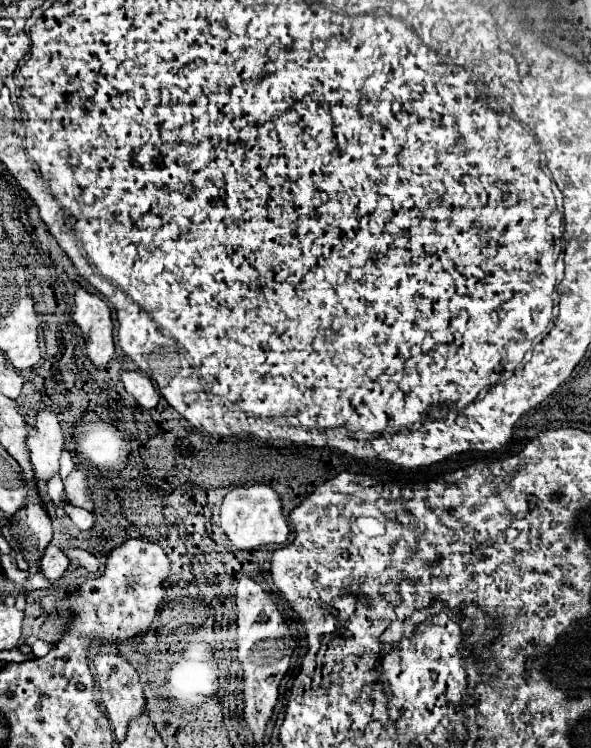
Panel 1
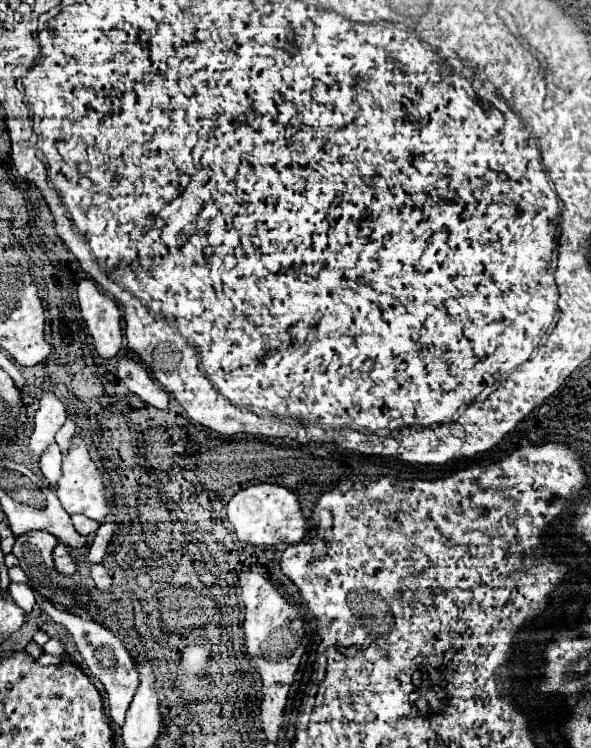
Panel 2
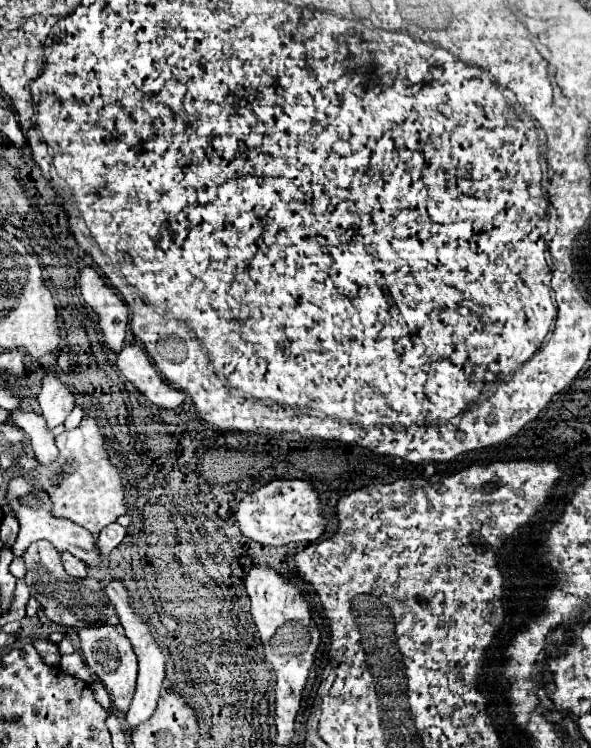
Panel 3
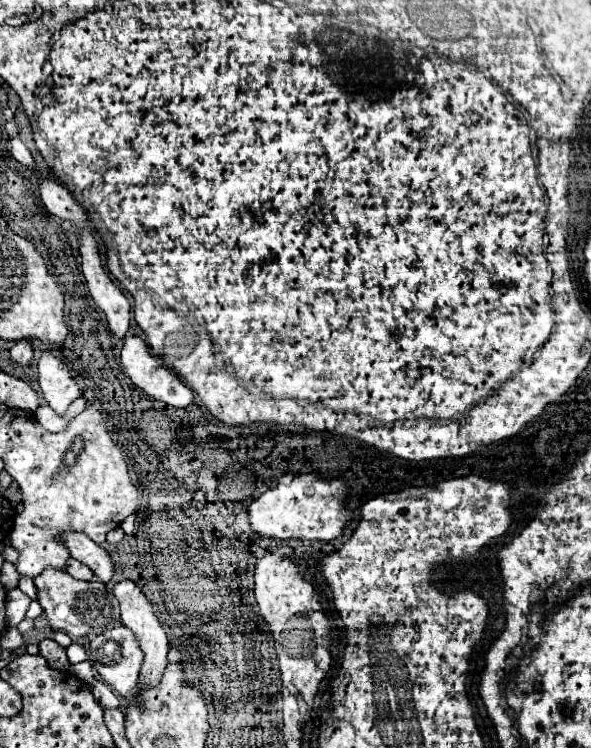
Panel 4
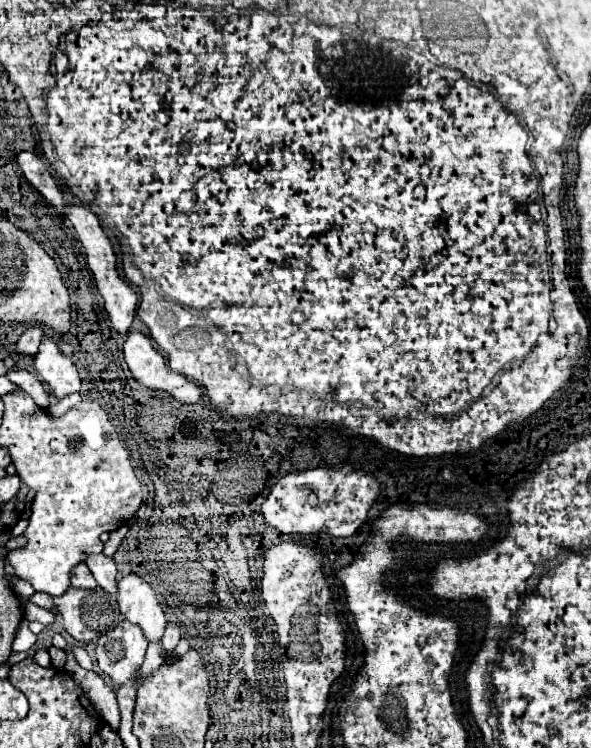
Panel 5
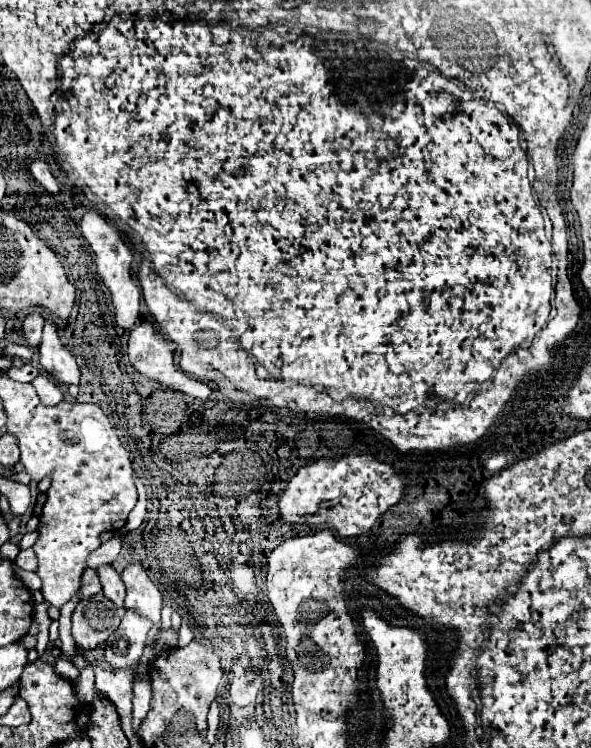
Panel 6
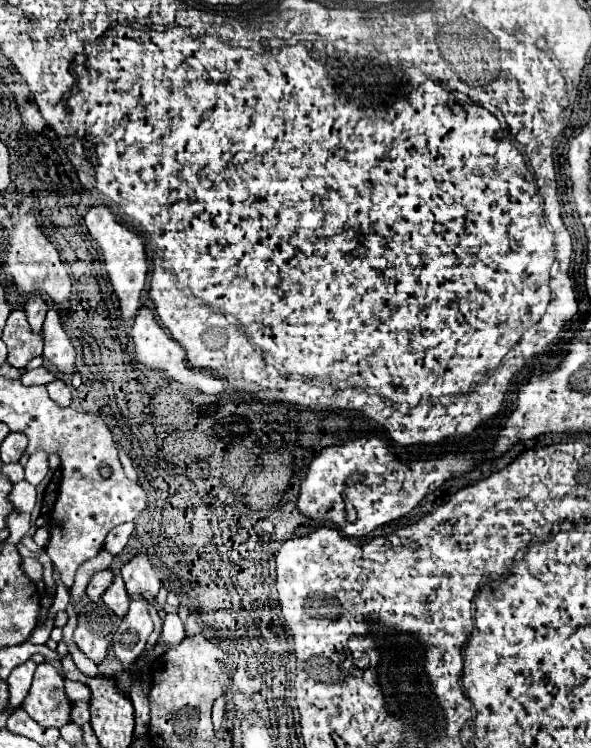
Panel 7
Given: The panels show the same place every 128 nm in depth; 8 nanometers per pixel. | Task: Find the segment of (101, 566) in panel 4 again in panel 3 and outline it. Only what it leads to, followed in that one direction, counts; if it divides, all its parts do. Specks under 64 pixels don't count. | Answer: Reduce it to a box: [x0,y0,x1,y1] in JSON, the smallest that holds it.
[6,474,100,566]

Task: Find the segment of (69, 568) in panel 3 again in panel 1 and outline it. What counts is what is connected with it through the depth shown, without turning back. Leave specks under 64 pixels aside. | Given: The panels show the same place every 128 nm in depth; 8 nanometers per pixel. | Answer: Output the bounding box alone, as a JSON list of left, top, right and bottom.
[40,544,70,582]

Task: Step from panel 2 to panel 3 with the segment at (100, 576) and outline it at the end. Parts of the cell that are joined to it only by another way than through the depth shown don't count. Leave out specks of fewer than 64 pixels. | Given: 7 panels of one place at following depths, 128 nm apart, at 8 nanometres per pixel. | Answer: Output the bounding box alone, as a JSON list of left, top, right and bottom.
[104,580,164,728]

